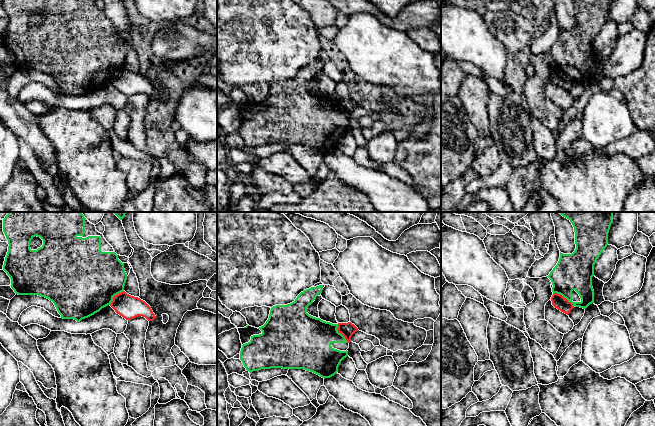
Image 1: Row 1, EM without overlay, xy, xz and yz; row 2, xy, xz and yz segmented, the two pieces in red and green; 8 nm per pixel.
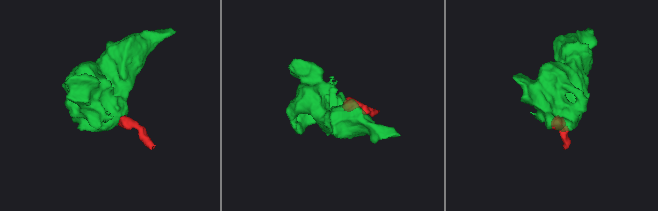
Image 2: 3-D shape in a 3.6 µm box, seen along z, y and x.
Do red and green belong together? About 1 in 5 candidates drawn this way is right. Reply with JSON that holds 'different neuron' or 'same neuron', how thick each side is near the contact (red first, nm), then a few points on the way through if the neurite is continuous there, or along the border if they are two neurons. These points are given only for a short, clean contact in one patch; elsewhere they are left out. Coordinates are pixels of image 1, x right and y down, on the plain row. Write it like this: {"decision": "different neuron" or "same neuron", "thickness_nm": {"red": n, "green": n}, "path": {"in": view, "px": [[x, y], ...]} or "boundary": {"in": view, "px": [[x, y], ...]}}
{"decision": "different neuron", "thickness_nm": {"red": 110, "green": 300}, "boundary": {"in": "yz", "px": [[553, 69], [559, 69], [573, 82]]}}

